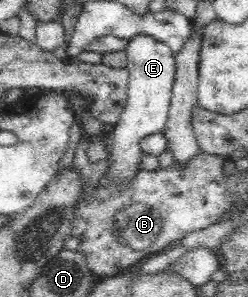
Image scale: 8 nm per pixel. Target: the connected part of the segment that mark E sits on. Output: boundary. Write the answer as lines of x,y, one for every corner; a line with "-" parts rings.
140,33
127,41
124,51
127,54
127,70
130,74
127,83
127,104
111,133
113,148
107,152
110,164
106,171
106,175
118,185
124,179
131,179
141,169
139,163
144,154
141,144
146,136
163,133
165,130
172,88
176,80
175,55
164,41

